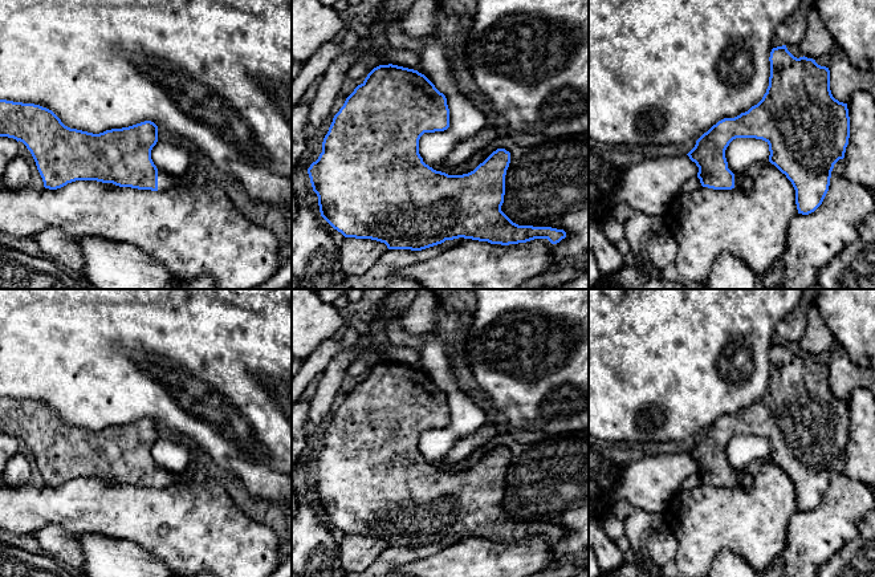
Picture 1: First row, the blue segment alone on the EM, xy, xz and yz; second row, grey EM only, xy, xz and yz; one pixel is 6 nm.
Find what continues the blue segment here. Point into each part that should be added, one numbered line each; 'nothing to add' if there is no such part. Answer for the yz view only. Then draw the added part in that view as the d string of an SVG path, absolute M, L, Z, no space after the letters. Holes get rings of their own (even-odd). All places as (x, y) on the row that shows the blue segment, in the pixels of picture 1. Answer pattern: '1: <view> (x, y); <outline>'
1: yz (755, 169); M756 162L756 163L753 163L745 172L744 172L744 182L741 182L740 180L740 175L737 175L736 172L733 172L730 168L729 168L729 166L728 166L728 168L734 174L734 187L732 188L732 190L738 190L738 188L742 188L742 187L745 187L745 184L748 183L750 183L750 180L753 179L753 178L756 178L757 176L757 174L761 171L761 167L762 167L762 163L761 162Z

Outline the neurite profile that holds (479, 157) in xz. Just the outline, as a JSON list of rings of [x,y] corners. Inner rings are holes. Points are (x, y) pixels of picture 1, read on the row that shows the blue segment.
[[[489,146],[472,154],[472,157],[461,166],[449,166],[445,174],[463,175],[473,171],[480,163],[483,163],[497,149]]]

